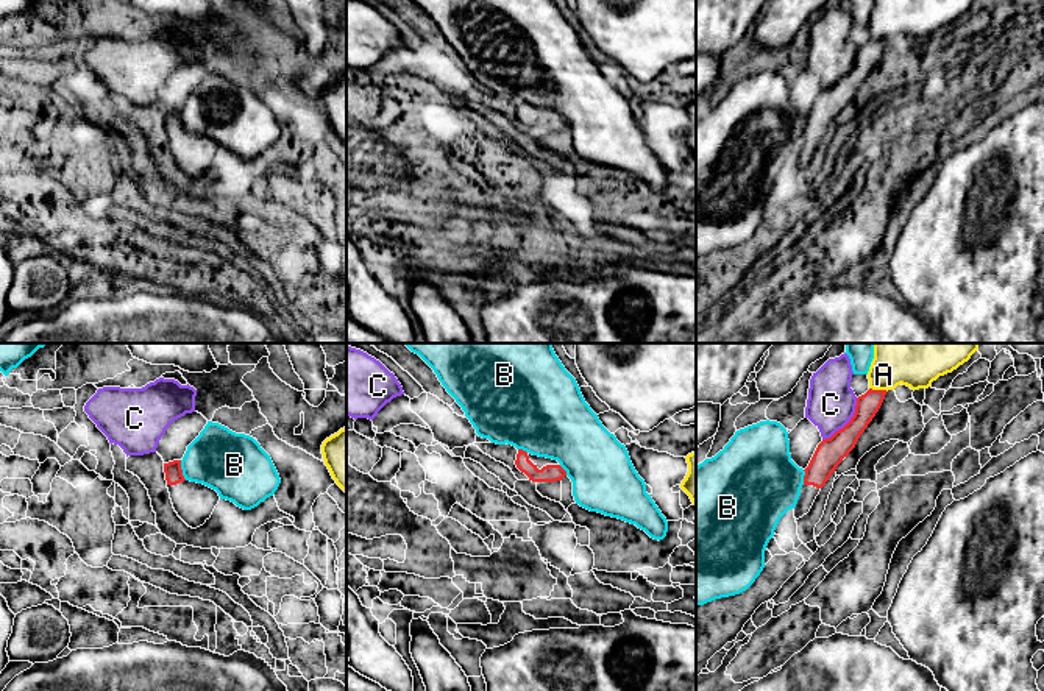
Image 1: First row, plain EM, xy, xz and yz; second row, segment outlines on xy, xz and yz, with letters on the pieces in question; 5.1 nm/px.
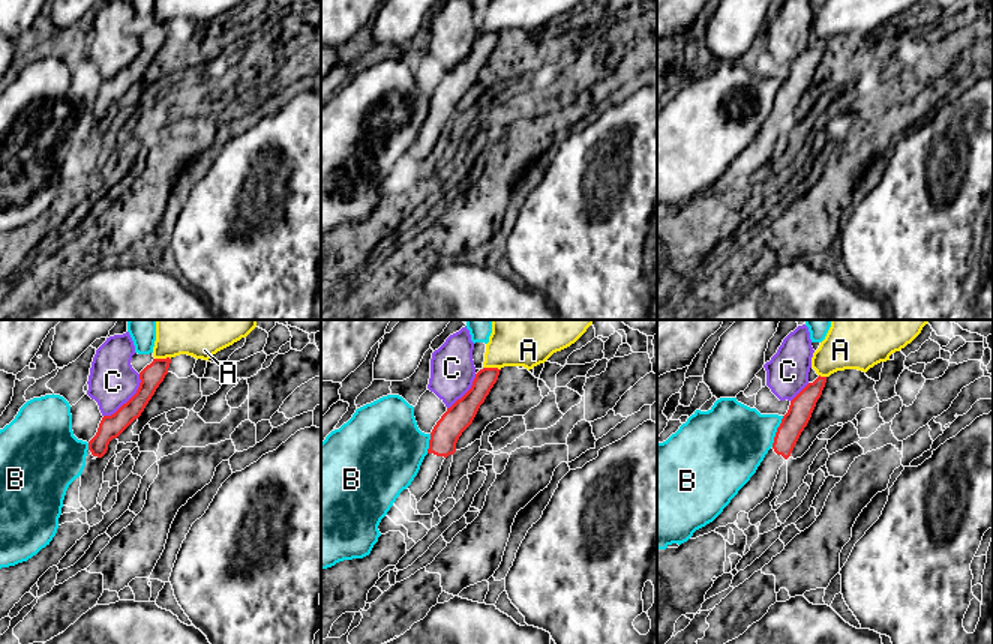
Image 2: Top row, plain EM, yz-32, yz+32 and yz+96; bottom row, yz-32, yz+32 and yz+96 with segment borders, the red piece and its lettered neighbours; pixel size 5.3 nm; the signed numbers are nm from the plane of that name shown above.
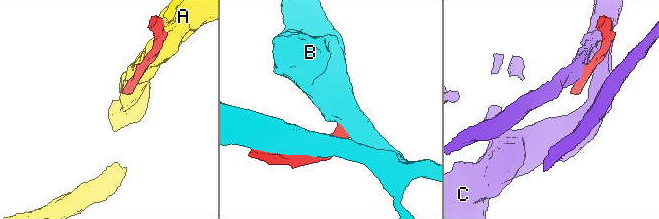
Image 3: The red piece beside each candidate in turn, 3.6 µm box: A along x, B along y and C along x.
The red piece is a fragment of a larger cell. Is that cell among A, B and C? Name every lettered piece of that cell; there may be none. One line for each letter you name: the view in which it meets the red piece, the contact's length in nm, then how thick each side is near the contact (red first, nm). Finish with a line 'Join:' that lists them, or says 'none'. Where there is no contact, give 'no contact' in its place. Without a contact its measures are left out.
Join: none

